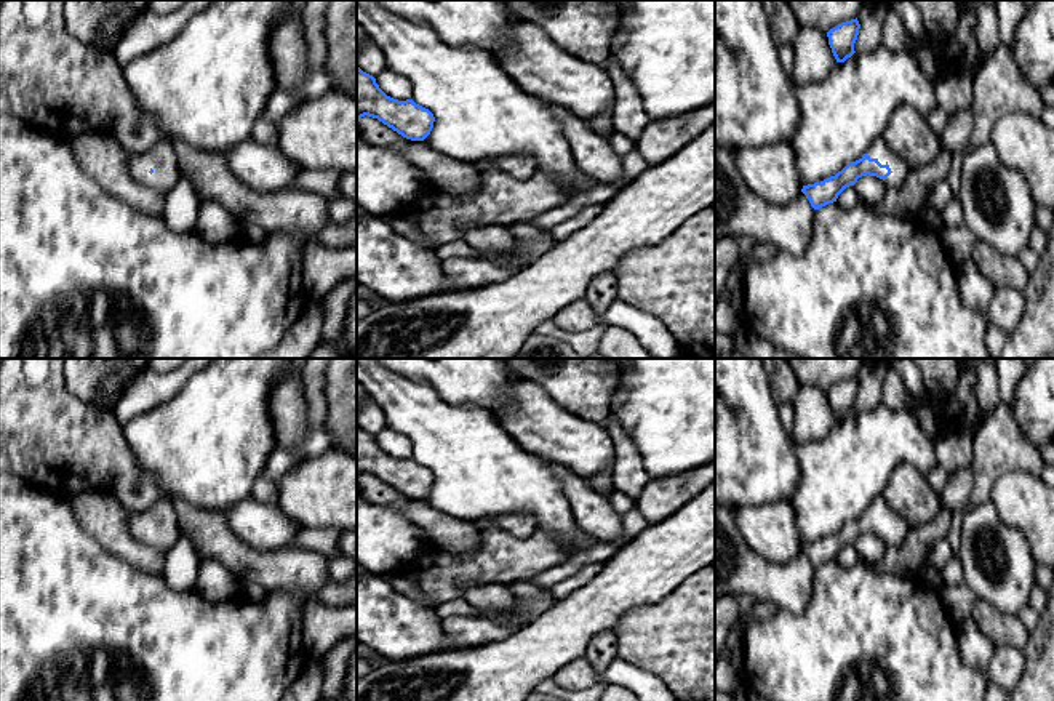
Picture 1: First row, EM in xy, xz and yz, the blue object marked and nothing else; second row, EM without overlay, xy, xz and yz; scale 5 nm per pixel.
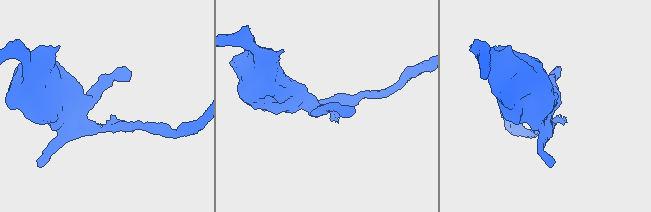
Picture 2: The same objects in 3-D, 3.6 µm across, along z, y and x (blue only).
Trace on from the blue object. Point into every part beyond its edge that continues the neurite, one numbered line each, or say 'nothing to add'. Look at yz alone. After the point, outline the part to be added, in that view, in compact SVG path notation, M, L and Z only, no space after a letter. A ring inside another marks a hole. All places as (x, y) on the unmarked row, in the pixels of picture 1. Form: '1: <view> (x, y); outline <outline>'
1: yz (878, 508); outline M878 496L865 512L870 517L876 517L881 523L889 523L891 533L883 539L886 546L899 547L910 530L910 525L886 503L883 496Z

